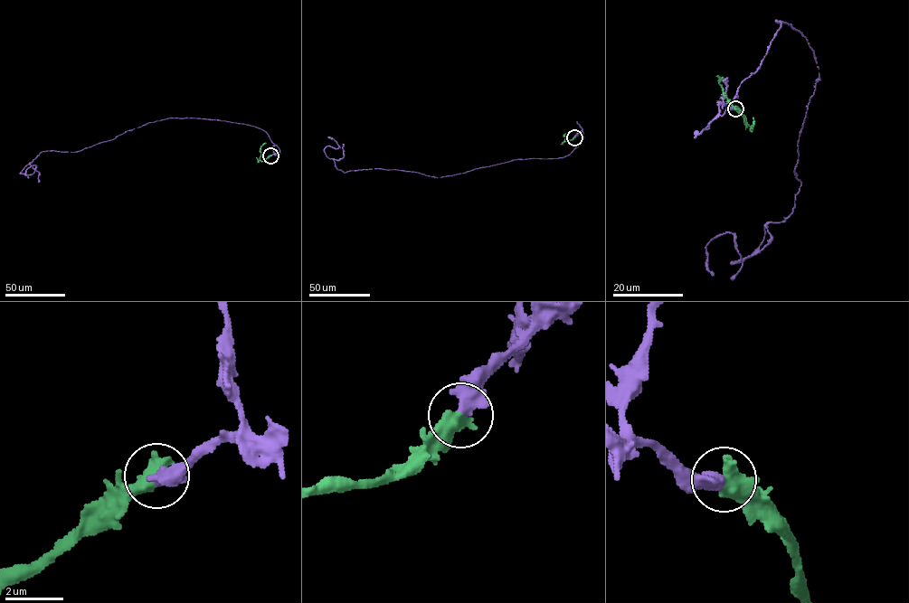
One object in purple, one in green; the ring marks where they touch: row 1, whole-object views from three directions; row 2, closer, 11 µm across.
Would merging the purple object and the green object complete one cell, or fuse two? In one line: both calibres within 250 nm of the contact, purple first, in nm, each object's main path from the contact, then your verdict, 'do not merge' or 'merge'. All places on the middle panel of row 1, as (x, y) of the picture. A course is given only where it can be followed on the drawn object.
500/650 nm | purple via (574, 137), (582, 131), (563, 157), (441, 177), (344, 173), (325, 152), (339, 146), (332, 139) | green via (574, 137), (563, 141), (563, 135), (569, 133) | merge

